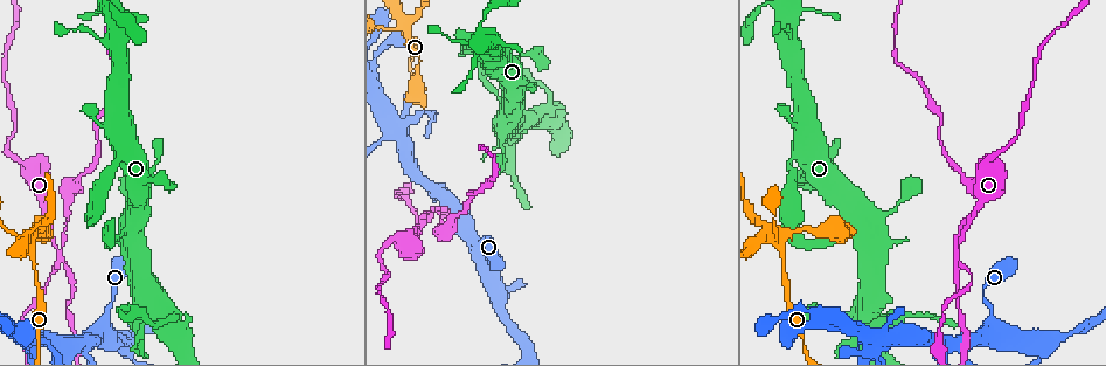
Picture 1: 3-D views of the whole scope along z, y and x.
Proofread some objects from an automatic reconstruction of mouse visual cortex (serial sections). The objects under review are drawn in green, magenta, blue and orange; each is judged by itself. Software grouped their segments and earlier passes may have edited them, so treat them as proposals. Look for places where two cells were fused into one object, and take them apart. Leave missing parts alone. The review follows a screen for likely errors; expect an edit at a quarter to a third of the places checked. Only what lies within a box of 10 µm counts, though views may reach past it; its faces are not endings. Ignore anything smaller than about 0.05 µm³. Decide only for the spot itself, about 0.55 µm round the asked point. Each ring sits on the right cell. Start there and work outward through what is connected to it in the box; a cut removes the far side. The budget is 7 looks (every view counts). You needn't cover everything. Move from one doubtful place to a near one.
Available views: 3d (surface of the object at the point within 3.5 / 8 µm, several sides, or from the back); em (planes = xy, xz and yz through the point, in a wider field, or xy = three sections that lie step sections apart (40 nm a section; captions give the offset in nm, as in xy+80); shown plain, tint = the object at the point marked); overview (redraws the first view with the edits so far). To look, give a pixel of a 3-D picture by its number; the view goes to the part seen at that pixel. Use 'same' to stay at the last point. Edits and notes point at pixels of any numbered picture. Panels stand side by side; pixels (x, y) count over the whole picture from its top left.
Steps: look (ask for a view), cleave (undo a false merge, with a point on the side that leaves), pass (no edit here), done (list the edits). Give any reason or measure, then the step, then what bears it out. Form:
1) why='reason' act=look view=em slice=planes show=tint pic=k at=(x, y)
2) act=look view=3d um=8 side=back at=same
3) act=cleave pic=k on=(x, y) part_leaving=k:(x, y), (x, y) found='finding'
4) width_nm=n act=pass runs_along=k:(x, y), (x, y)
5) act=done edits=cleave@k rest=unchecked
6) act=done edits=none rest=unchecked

why='sharp bend' act=look view=3d um=3.5 pic=1 at=(859, 345)

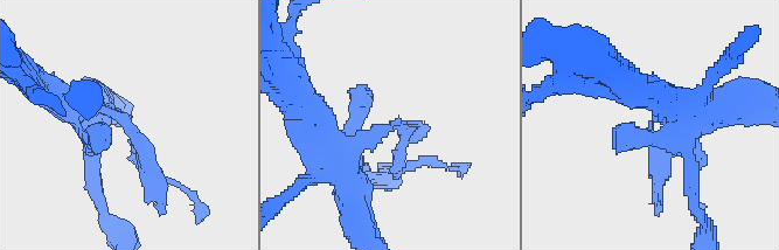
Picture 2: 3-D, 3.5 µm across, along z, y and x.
arm_widths_nm=150,450 why='need the tissue' act=look view=em slice=xy step=1 show=tint pic=2 at=(128, 119)

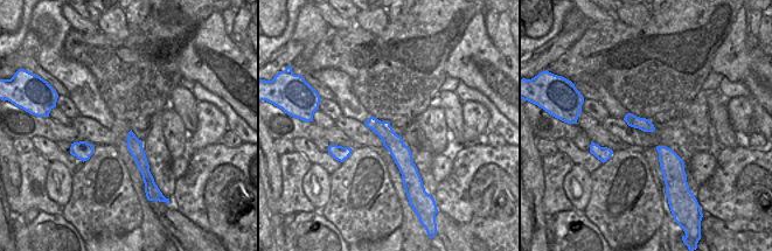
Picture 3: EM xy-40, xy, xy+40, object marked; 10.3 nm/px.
act=pass runs_along=3:(371, 120), (400, 151), (408, 174) found='all the same cell'

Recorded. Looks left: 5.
why='looks like a crossing' act=look view=3d um=3.5 pic=1 at=(956, 247)

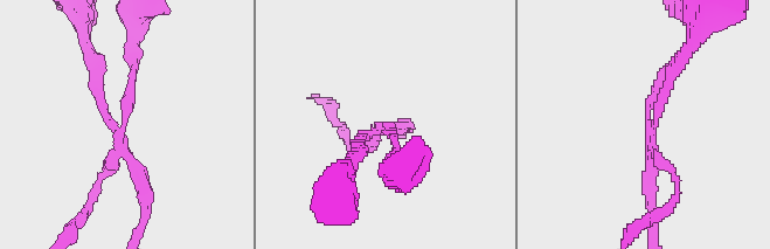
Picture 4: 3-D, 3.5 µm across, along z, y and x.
arms=4 arm_widths_nm=150,150,200,200 why='shape alone is not enough' act=look view=em slice=xy step=1 show=tint pic=4 at=(120, 129)

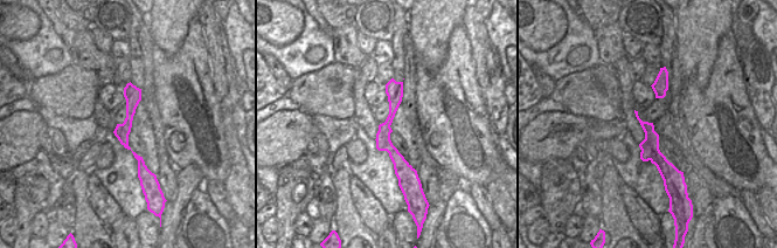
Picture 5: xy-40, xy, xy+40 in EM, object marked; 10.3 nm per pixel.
act=cleave pic=4 on=(131, 87) found='two cells meet here'

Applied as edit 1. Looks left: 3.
act=look view=overview

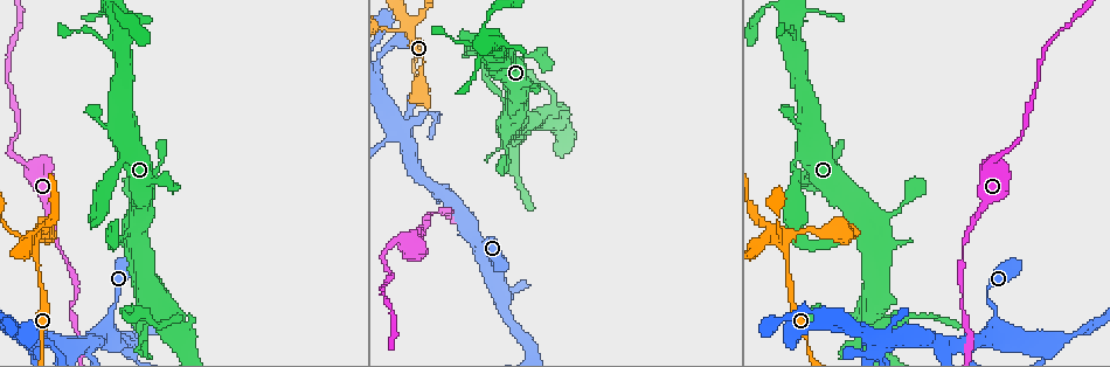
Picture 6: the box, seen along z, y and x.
why='narrows sharply' act=look view=3d um=3.5 pic=6 at=(406, 27)

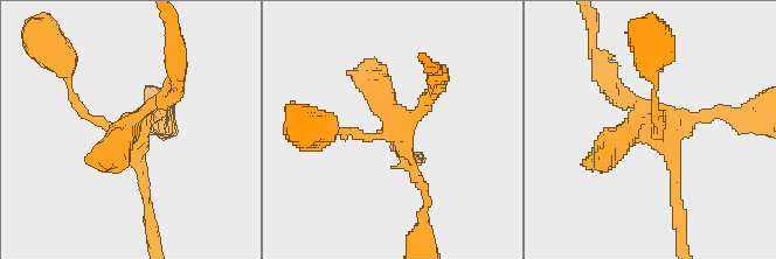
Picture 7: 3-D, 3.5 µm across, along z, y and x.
act=look view=em slice=xy step=2 show=tint pic=7 at=(398, 135)

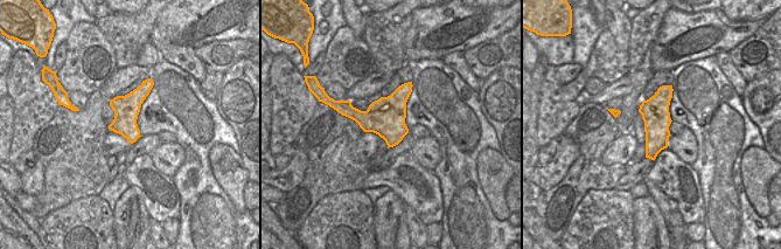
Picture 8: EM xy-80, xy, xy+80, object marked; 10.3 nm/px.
act=pass runs_along=7:(677, 196), (652, 117), (604, 153) found='continuous, no second cell'

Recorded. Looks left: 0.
act=done edits=cleave@4 rest=unchecked

